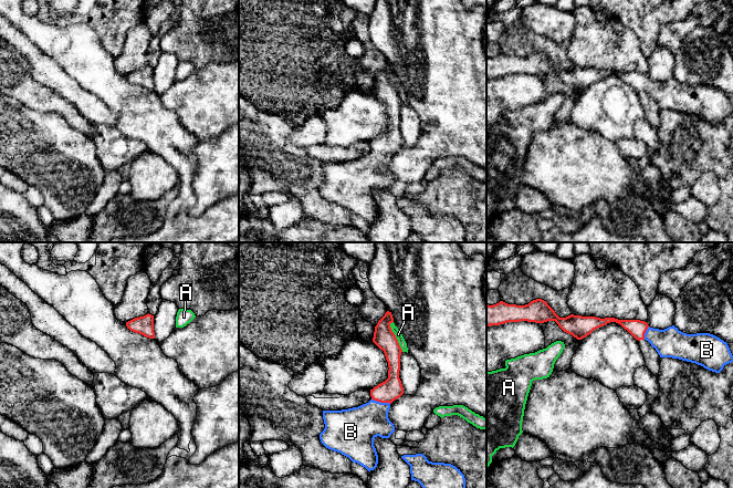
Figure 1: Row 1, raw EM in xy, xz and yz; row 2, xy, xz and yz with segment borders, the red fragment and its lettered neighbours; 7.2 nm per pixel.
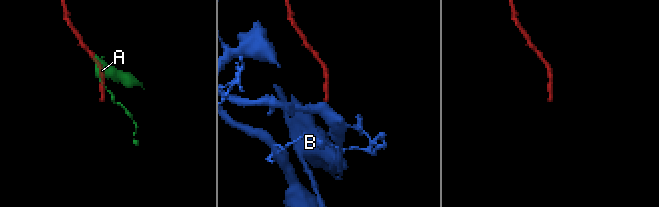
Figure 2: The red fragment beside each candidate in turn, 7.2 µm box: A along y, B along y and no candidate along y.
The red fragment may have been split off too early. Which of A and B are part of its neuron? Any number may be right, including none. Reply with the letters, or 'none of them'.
B

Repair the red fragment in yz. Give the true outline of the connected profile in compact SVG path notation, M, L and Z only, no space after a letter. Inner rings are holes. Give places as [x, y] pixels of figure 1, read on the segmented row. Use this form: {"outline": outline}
{"outline": "M542 299L533 300L525 305L507 304L503 301L493 305L486 304L486 326L521 321L535 323L555 321L564 332L577 340L586 338L607 323L616 322L636 340L648 341L660 357L695 363L715 373L720 373L726 364L733 362L727 343L710 333L687 334L674 325L659 330L650 328L647 322L640 320L600 319L574 314L559 318Z"}

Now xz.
{"outline": "M387 311L375 326L373 338L373 342L385 353L388 378L370 390L371 399L366 404L342 411L323 411L325 428L320 434L321 443L368 471L378 464L374 439L377 436L389 438L395 432L388 412L390 404L404 394L399 378L402 350L391 331L392 322L391 312Z"}

